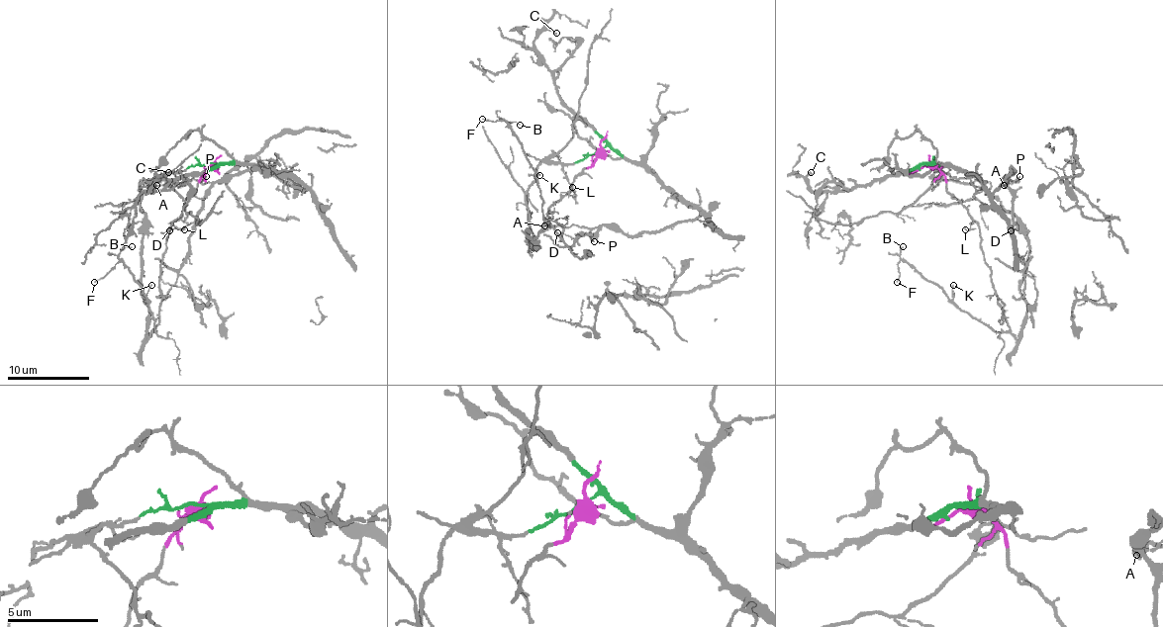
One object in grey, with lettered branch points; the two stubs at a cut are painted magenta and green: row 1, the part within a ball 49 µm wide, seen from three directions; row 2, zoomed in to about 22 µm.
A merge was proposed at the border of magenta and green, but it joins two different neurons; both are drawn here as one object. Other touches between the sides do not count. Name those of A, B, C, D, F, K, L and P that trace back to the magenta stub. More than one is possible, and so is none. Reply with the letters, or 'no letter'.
B, F, K, L

